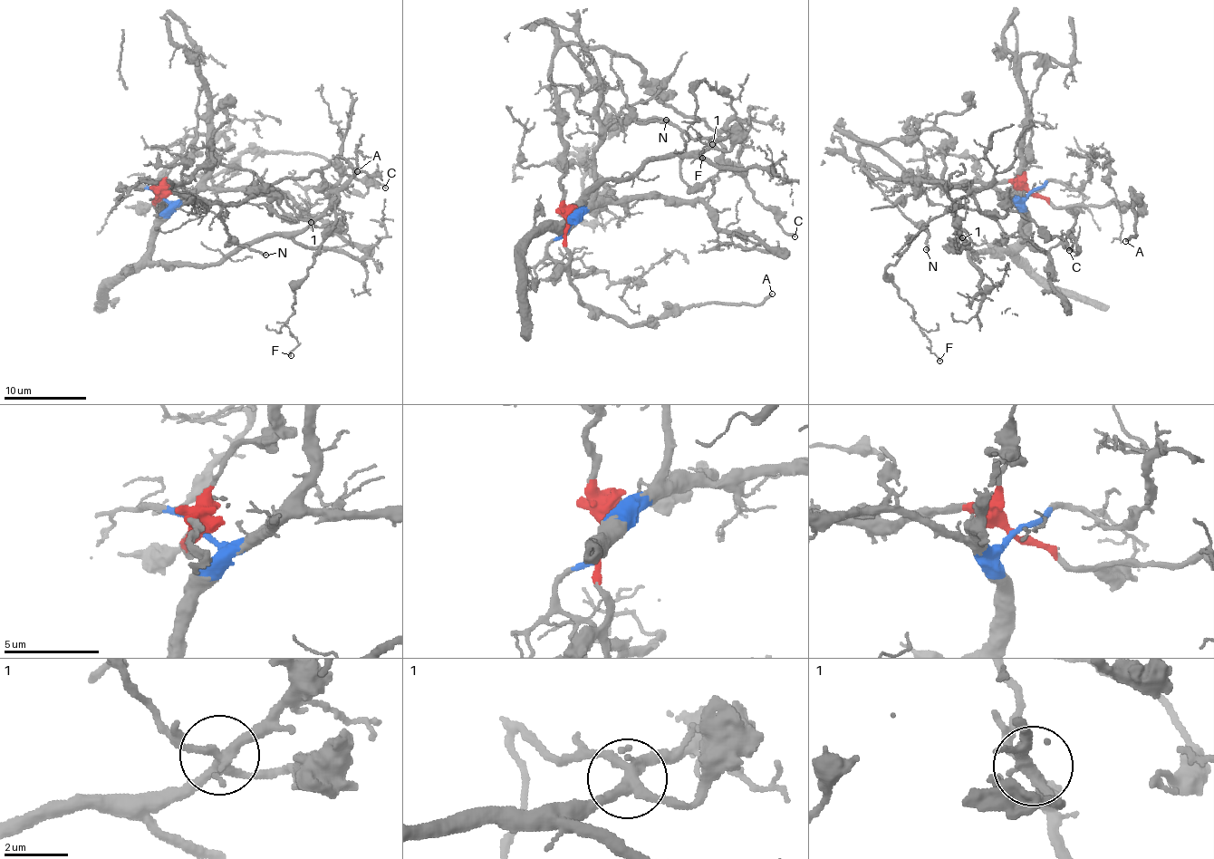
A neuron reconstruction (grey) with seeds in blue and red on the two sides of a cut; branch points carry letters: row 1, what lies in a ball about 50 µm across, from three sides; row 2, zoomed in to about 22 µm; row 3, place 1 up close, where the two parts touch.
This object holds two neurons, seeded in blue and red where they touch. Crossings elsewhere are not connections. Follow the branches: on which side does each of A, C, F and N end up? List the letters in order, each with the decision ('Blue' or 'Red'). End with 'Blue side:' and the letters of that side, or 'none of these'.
A: Red
C: Red
F: Blue
N: Red
Blue side: F

